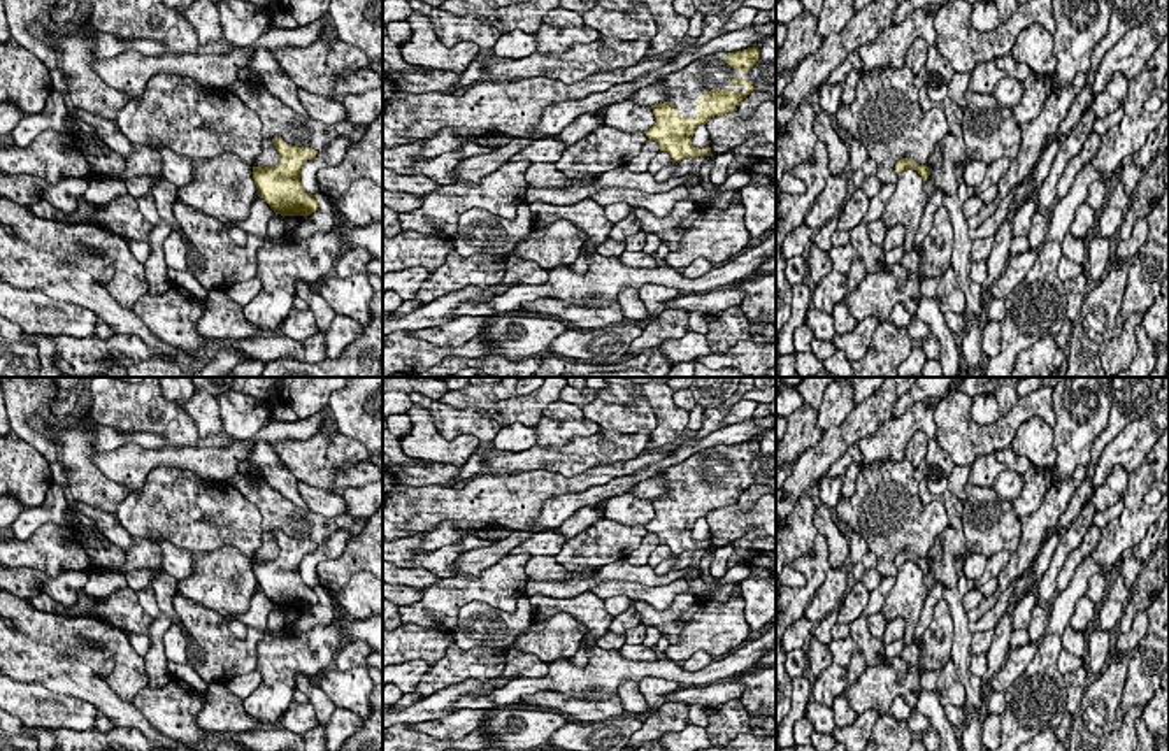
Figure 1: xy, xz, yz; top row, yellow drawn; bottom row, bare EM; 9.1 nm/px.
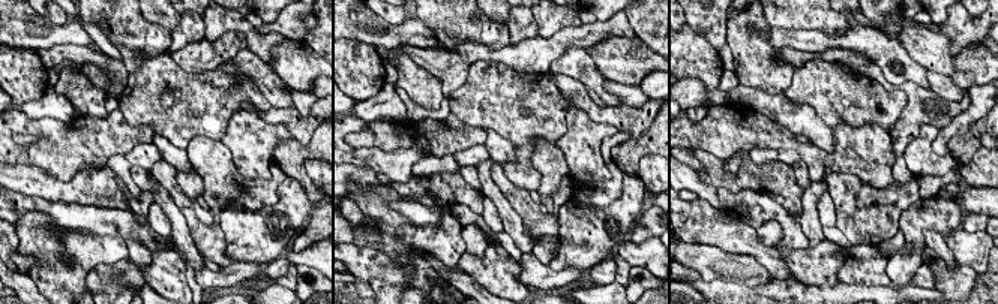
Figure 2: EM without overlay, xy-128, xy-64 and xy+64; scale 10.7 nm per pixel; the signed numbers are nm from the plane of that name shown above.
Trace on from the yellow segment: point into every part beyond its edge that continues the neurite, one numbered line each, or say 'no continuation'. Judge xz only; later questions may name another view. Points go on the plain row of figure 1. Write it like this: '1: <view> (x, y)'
1: xz (711, 464)

